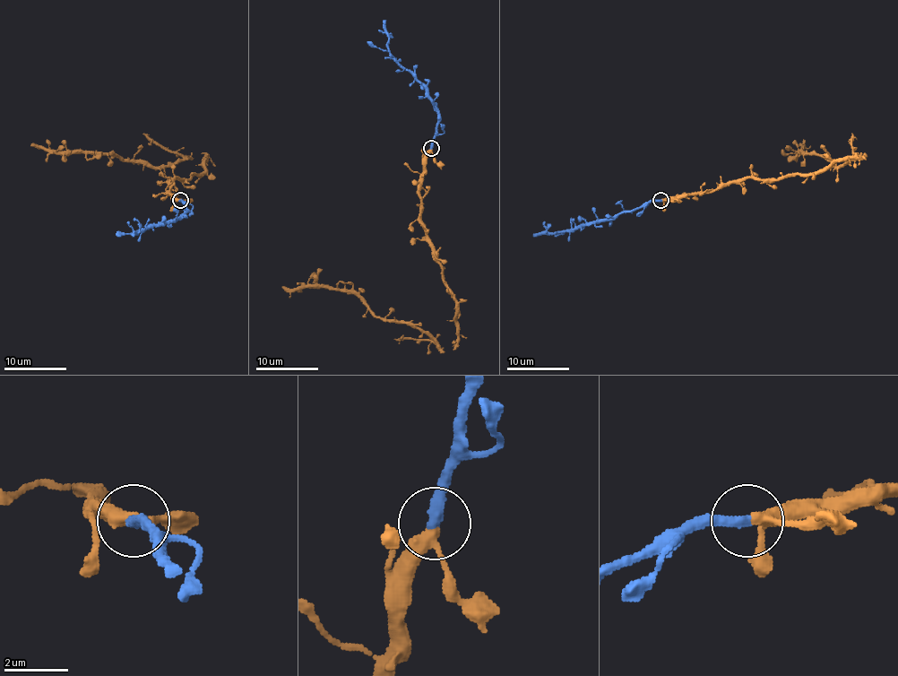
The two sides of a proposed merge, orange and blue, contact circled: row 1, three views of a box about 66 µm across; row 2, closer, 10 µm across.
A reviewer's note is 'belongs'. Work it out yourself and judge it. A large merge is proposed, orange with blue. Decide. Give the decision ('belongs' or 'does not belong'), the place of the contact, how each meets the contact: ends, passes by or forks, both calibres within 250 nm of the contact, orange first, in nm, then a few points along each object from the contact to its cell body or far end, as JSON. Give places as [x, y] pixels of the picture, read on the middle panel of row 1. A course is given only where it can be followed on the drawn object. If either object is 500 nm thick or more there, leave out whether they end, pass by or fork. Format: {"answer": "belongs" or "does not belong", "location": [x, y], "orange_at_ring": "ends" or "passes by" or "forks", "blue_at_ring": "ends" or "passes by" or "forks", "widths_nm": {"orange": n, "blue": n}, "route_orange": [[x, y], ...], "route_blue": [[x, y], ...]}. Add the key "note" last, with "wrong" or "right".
{"answer": "belongs", "location": [431, 148], "orange_at_ring": "passes by", "blue_at_ring": "ends", "widths_nm": {"orange": 320, "blue": 400}, "route_orange": [[432, 149], [419, 191], [420, 226], [455, 302], [452, 346], [380, 320], [352, 293], [281, 287]], "route_blue": [[432, 147], [438, 109], [428, 91], [390, 52], [388, 31], [384, 21]], "note": "right"}

